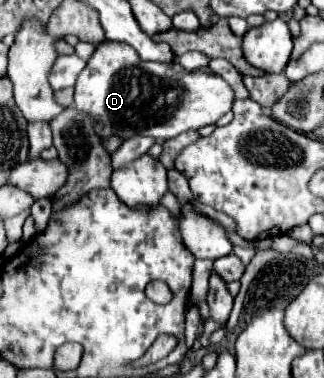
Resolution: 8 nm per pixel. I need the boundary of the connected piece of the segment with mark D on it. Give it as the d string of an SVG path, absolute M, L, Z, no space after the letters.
M109 40L97 46L85 70L79 74L75 86L75 108L79 112L85 112L93 120L93 130L103 140L107 140L109 136L119 136L123 140L129 140L133 136L151 136L155 140L169 140L187 130L199 130L207 124L215 124L225 112L231 110L231 104L233 90L221 76L205 70L187 72L175 62L173 64L145 62L131 46Z

